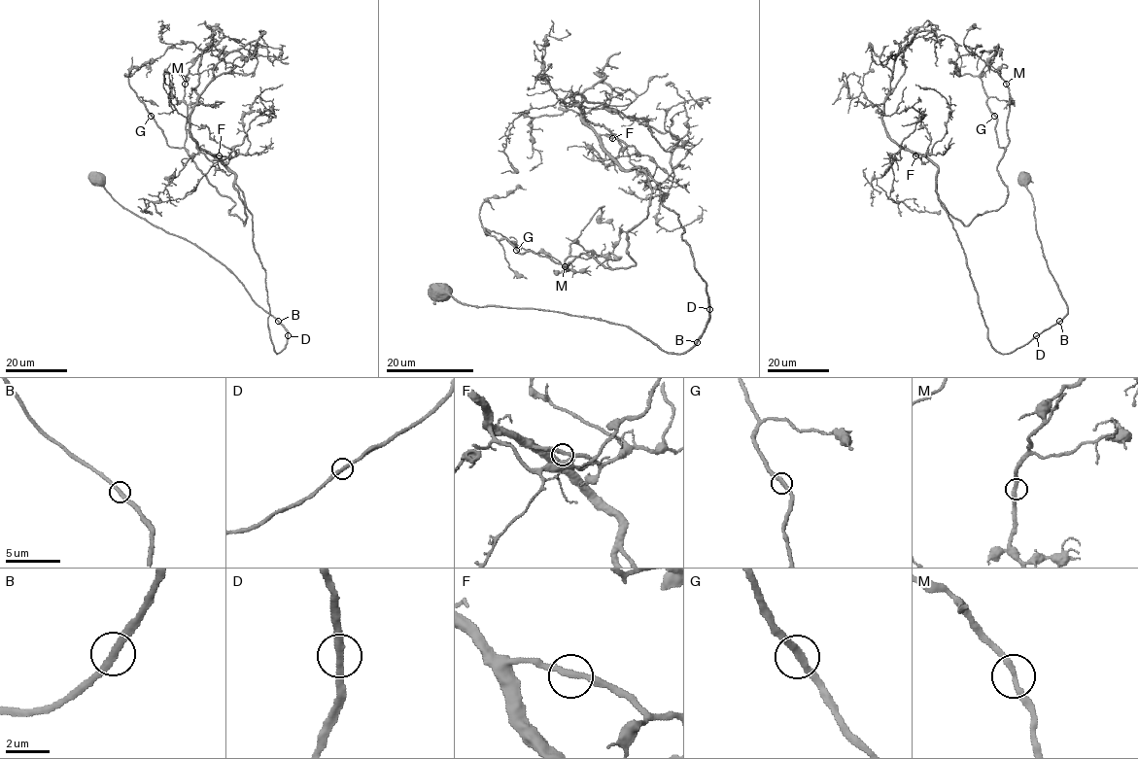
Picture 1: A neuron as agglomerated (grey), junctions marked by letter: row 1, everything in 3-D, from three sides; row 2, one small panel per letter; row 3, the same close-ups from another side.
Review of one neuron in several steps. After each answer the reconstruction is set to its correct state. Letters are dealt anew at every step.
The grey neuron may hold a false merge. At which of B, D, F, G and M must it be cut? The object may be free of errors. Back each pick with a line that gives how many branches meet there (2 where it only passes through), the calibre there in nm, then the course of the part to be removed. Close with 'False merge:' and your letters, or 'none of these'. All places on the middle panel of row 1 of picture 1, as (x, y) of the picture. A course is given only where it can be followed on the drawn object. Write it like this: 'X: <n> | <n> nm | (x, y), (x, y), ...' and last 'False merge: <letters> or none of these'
False merge: none of these

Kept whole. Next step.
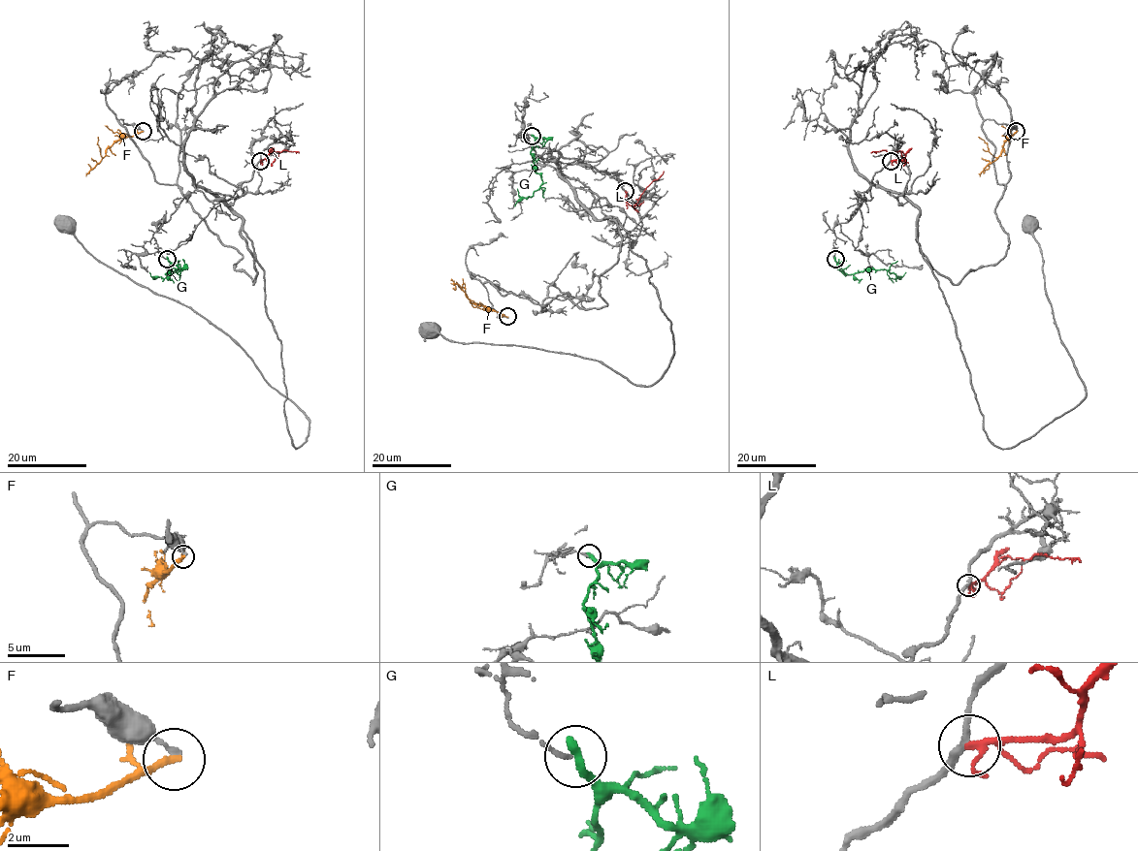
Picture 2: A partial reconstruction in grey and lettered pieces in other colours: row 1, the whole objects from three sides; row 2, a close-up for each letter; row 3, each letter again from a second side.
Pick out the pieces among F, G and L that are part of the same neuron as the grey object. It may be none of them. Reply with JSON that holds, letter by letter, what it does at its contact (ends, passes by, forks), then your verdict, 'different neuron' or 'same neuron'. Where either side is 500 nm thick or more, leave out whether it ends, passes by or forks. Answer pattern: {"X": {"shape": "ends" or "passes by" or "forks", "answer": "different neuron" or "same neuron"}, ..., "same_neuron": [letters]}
{"F": {"shape": "ends", "answer": "different neuron"}, "G": {"shape": "ends", "answer": "different neuron"}, "L": {"shape": "forks", "answer": "different neuron"}, "same_neuron": []}

